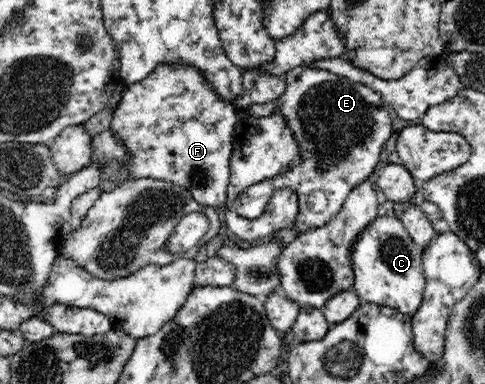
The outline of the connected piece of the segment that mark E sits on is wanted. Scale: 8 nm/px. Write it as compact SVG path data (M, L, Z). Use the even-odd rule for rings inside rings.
M309 66L292 68L282 78L287 88L281 98L271 100L271 102L263 102L263 104L251 104L250 107L244 108L243 114L259 118L271 116L275 112L282 114L290 126L290 132L294 136L294 144L299 150L301 160L295 162L283 174L277 174L271 180L263 180L263 182L247 188L234 201L234 207L240 216L257 219L266 214L265 208L275 192L289 189L299 197L299 216L295 220L294 227L303 235L331 223L347 200L347 196L372 175L380 156L385 153L385 142L389 140L389 136L396 132L391 128L392 115L390 110L385 110L381 93L365 84L353 82L325 69L314 69Z

